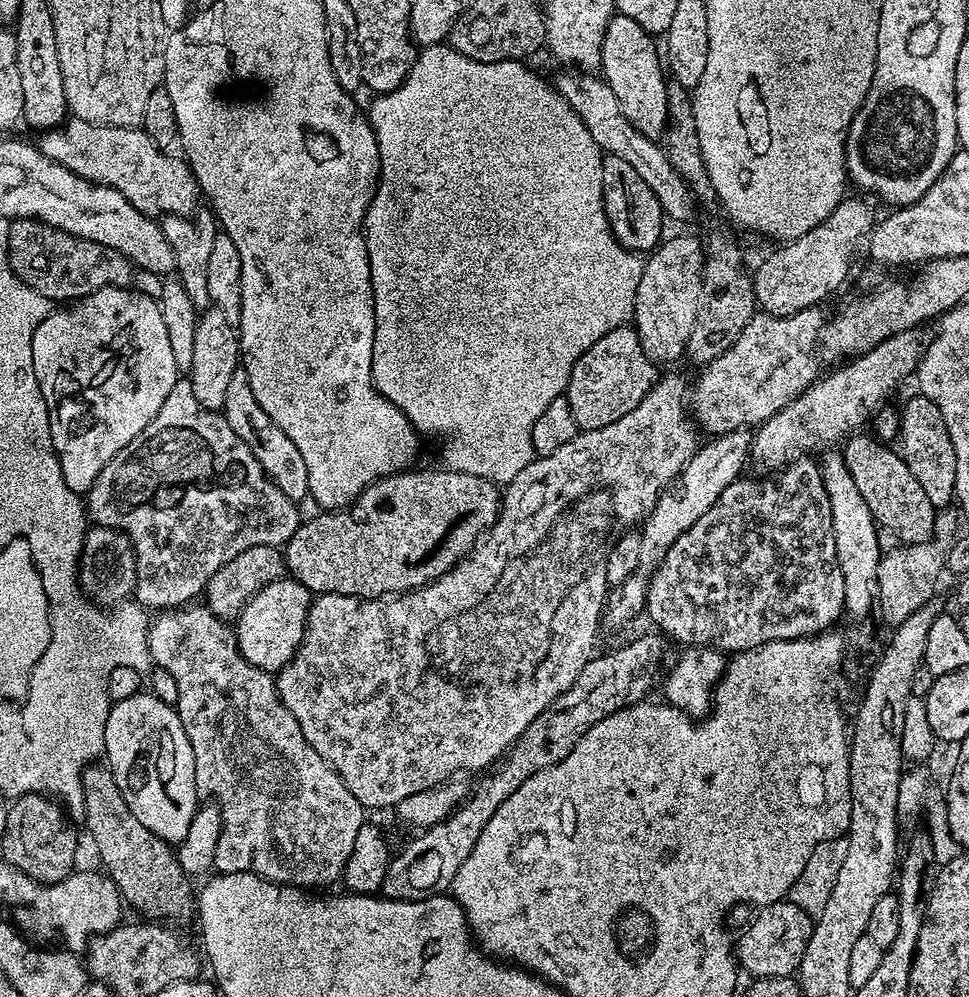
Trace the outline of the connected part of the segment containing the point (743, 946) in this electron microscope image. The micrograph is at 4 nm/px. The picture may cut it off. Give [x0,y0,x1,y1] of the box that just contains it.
[734,898,813,980]

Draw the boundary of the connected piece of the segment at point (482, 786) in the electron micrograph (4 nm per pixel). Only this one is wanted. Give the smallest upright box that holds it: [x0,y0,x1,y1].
[379,635,666,900]

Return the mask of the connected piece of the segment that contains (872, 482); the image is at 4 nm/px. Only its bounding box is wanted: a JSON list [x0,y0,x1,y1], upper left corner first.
[842,434,938,545]

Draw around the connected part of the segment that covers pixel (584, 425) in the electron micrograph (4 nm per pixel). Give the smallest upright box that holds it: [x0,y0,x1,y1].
[566,326,657,432]

